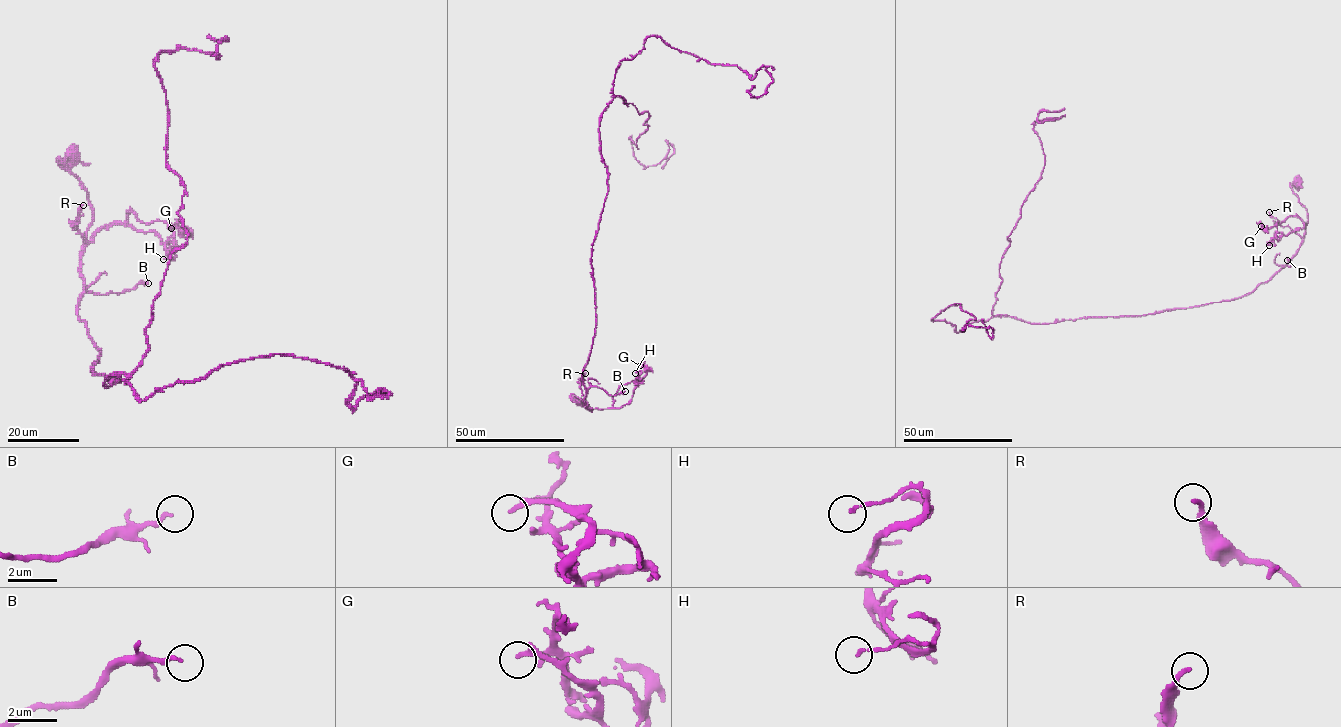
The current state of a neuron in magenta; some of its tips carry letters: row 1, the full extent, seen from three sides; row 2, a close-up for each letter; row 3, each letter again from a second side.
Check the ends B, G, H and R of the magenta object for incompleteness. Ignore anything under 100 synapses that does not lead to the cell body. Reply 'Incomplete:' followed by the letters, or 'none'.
Incomplete: none

